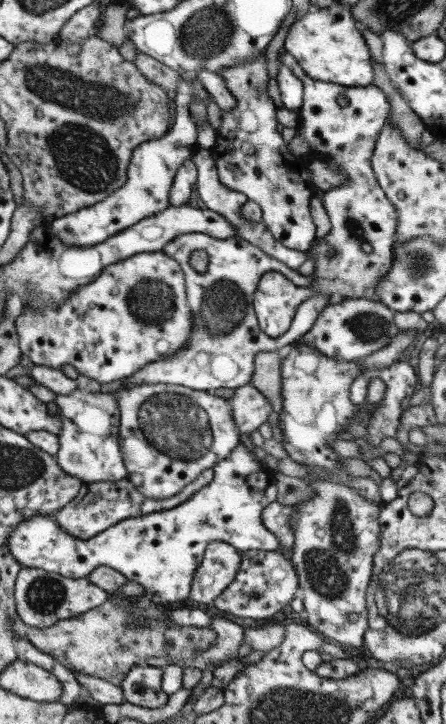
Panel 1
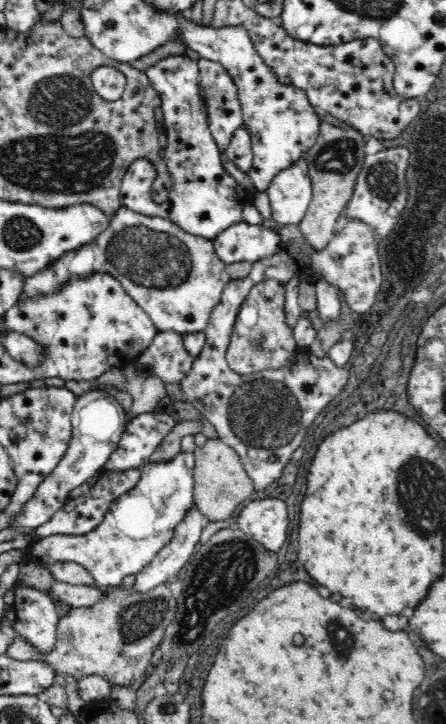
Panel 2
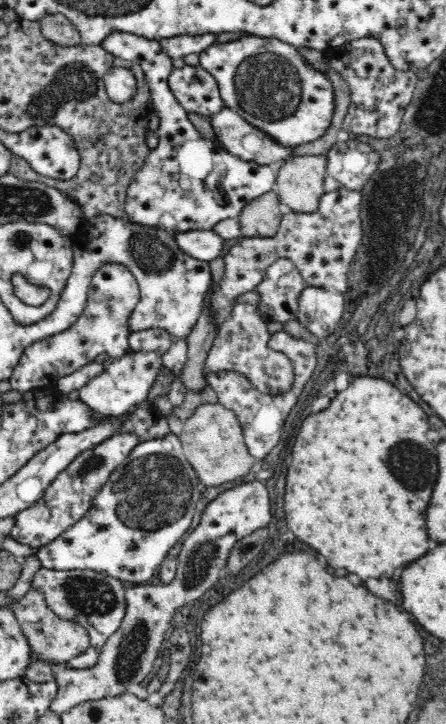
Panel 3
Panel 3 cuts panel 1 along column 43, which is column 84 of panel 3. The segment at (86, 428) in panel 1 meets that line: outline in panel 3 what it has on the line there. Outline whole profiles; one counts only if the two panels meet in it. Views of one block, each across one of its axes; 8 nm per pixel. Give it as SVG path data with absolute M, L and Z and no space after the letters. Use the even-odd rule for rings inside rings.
M128 352L126 356L122 356L122 360L114 360L114 364L110 364L100 376L92 378L92 382L88 382L86 388L80 390L80 400L90 410L100 412L104 418L120 418L146 400L150 386L156 382L158 370L162 366L164 360L162 356L158 356L158 352Z

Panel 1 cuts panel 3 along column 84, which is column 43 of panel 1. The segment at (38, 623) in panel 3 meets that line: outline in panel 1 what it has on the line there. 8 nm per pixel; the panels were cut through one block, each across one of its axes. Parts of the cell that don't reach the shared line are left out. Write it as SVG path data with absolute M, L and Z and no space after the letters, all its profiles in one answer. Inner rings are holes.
M107 598L97 608L87 610L81 616L67 618L55 622L47 628L31 628L19 618L11 620L11 630L17 636L27 638L39 652L53 656L73 674L89 674L101 680L107 680L121 688L127 672L137 664L145 662L147 658L189 658L193 660L203 650L211 648L217 640L217 632L211 626L177 626L177 624L163 624L151 622L151 626L135 626L131 622L131 606L117 606L117 600Z

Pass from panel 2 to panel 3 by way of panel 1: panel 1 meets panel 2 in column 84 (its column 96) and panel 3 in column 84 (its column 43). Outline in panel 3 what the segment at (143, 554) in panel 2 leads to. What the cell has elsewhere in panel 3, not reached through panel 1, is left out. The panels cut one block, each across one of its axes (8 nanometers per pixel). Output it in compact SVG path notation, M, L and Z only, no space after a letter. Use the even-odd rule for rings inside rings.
M166 434L166 438L142 442L132 450L122 468L118 468L96 494L90 512L72 528L62 532L60 538L38 548L36 558L40 560L40 566L48 570L92 570L112 576L116 580L128 580L130 584L150 584L160 570L164 558L190 530L196 516L196 502L200 500L204 488L206 486L200 484L194 468L184 456L184 448L178 436Z

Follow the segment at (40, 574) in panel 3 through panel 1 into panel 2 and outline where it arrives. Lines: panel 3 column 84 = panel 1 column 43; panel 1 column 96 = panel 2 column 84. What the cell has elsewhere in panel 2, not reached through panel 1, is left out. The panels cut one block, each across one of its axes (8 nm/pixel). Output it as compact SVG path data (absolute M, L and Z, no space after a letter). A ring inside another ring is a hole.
M54 582L54 586L48 590L48 596L52 602L66 604L72 608L90 608L96 602L104 600L108 590L100 586L74 586L64 582Z

